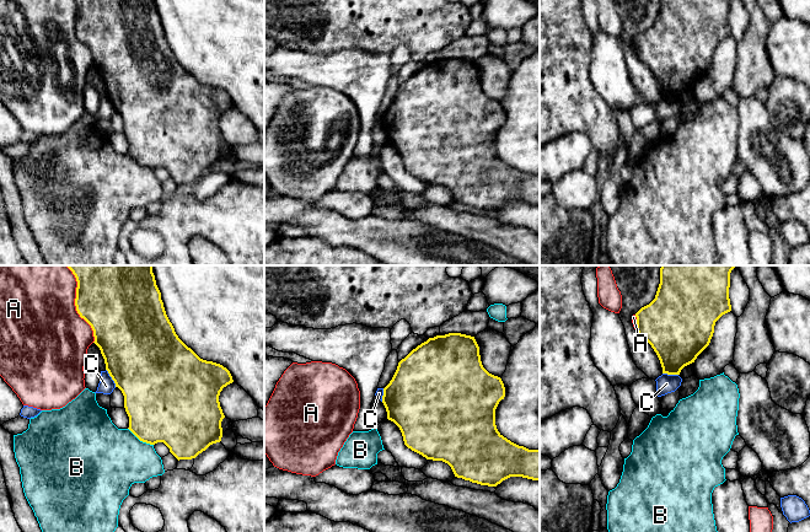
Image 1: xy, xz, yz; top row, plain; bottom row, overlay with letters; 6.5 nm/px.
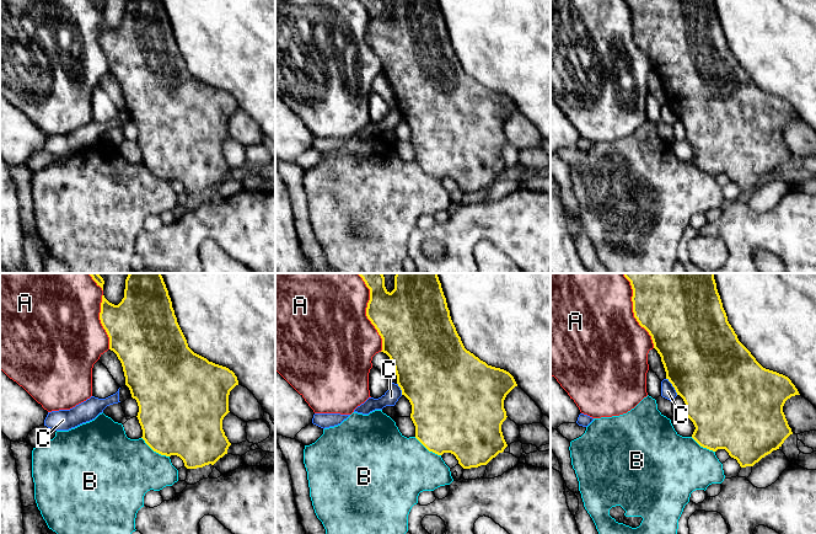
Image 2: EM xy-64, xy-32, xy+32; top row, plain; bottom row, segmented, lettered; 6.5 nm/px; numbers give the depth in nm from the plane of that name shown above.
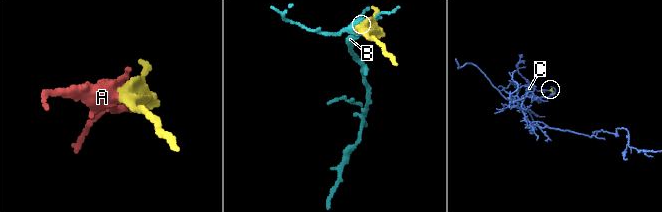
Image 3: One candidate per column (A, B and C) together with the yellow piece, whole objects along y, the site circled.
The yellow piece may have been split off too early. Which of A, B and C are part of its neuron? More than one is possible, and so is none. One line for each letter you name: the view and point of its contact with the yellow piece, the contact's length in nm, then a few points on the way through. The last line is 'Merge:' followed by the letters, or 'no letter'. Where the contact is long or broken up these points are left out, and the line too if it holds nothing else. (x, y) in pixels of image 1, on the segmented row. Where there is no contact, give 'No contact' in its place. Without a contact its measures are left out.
Merge: no letter

